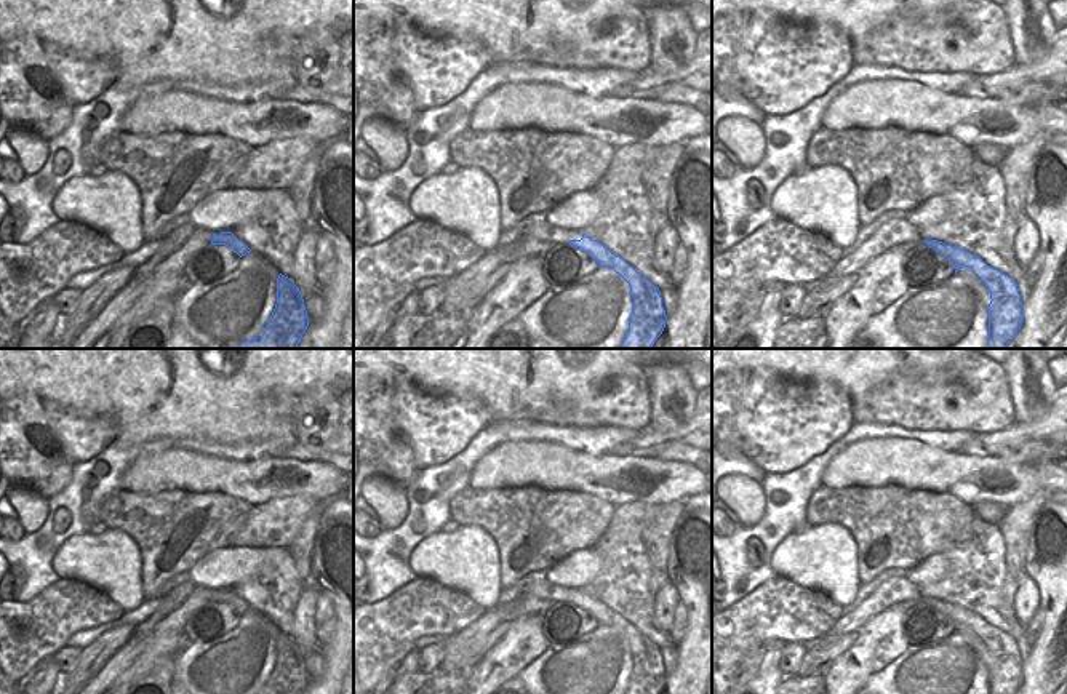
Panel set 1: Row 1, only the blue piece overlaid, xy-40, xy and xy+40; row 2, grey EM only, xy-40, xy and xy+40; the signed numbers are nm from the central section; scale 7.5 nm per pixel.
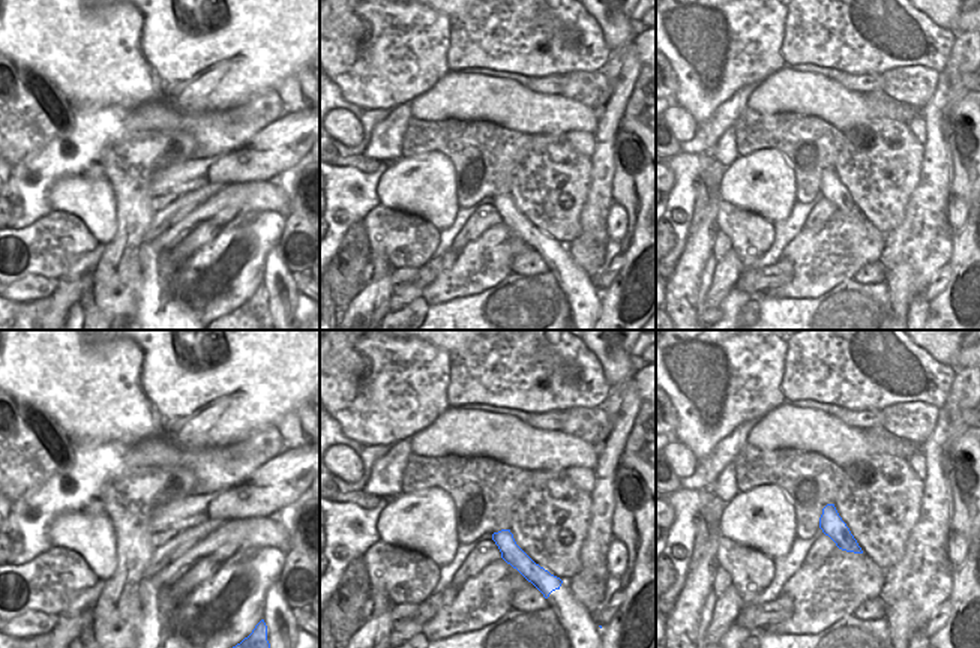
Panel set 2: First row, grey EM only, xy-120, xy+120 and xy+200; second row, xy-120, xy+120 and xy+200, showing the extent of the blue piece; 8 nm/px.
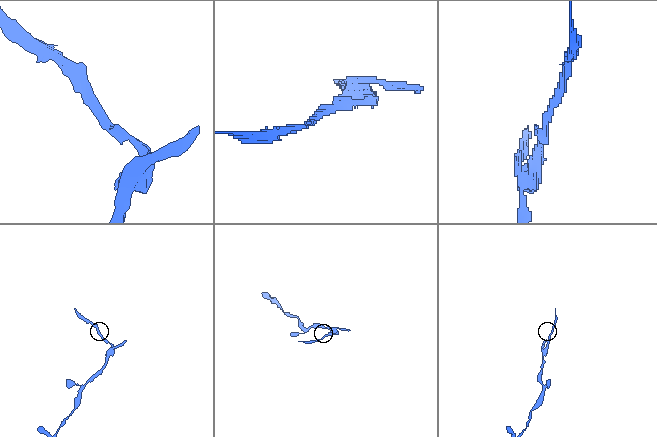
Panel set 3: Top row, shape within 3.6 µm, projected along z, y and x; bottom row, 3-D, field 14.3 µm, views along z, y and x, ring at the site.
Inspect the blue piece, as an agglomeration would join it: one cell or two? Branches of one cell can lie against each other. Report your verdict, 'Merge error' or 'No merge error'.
Merge error

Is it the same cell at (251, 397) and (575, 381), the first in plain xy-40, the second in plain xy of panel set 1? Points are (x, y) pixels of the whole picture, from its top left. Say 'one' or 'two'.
one

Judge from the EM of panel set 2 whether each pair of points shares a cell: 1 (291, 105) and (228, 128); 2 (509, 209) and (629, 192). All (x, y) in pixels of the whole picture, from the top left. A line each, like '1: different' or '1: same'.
1: different
2: different

